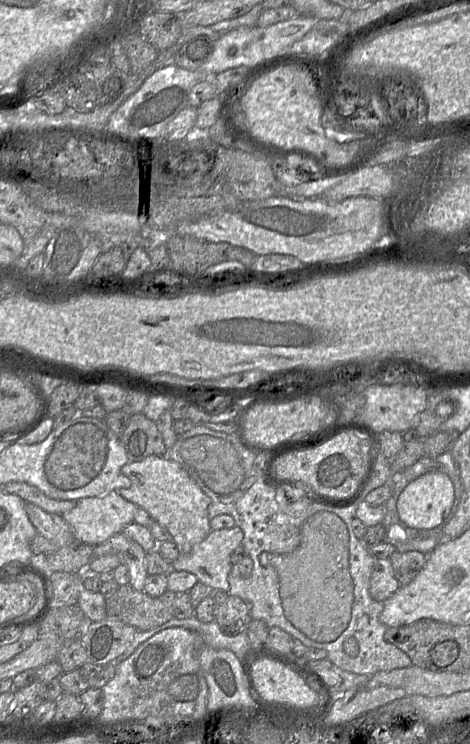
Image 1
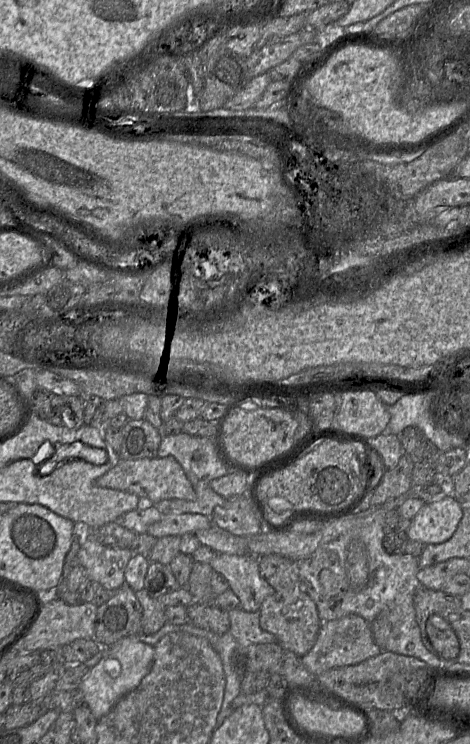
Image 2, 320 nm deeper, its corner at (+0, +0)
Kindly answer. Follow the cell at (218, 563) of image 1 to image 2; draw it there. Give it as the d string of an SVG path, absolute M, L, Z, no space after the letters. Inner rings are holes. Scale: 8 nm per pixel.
M217 553L209 563L215 572L226 578L239 598L241 608L248 612L259 611L264 599L275 592L260 573L259 557Z

